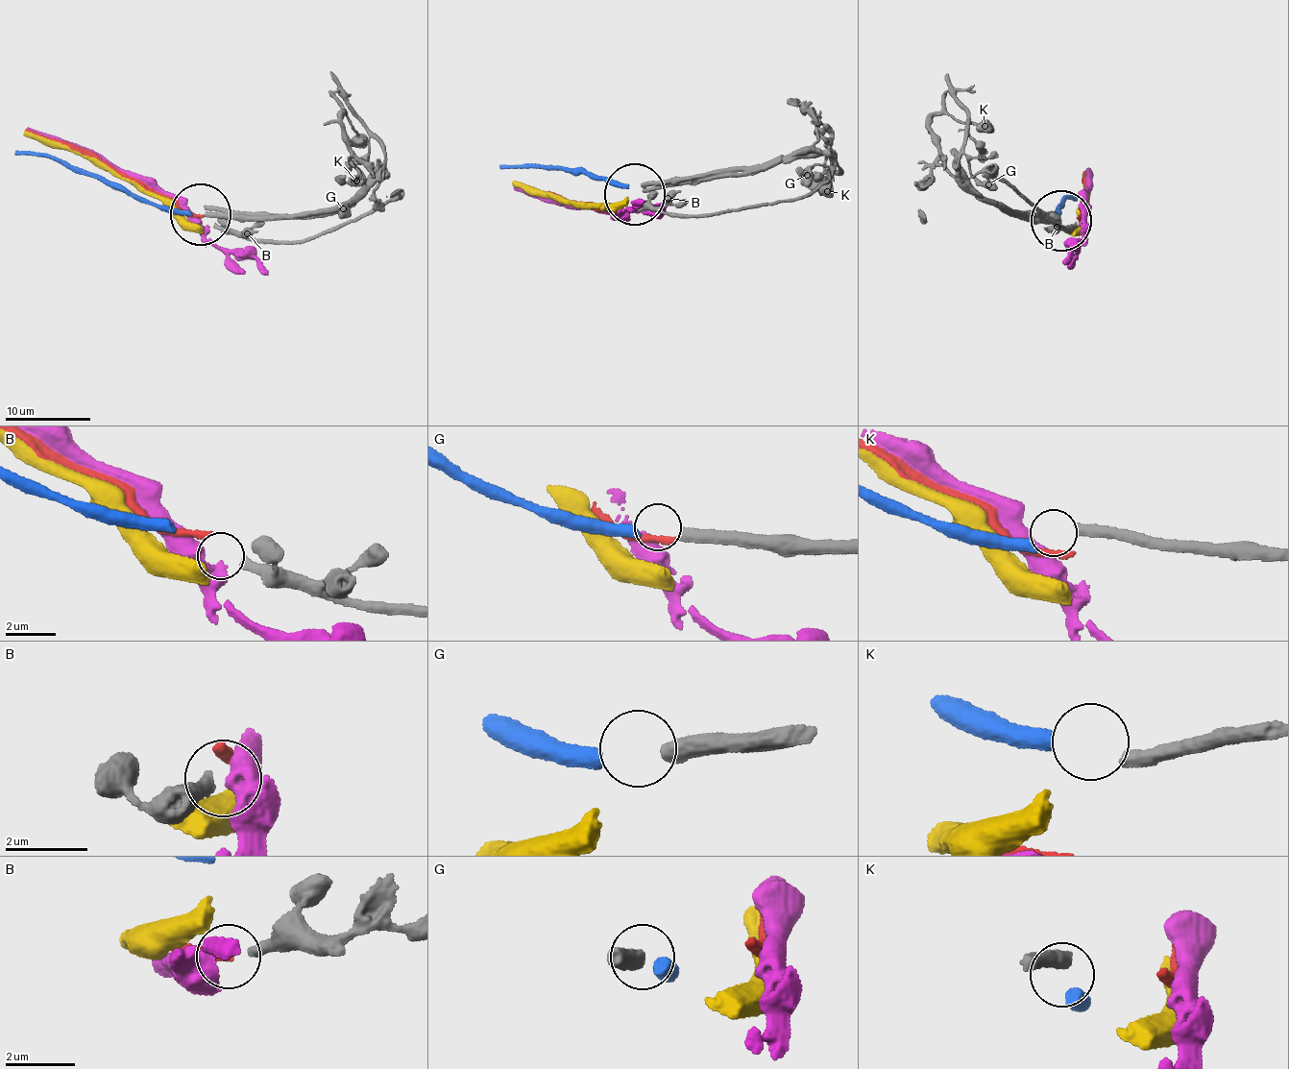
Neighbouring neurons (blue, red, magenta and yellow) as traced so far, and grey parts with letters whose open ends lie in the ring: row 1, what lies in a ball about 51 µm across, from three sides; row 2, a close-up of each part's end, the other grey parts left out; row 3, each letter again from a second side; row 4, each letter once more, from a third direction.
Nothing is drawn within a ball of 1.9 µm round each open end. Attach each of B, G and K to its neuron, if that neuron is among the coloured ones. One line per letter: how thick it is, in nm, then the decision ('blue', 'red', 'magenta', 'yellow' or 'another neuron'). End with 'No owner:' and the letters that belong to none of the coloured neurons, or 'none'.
B: 340 nm thick; magenta
G: 440 nm thick; blue
K: 400 nm thick; another neuron
No owner: K

